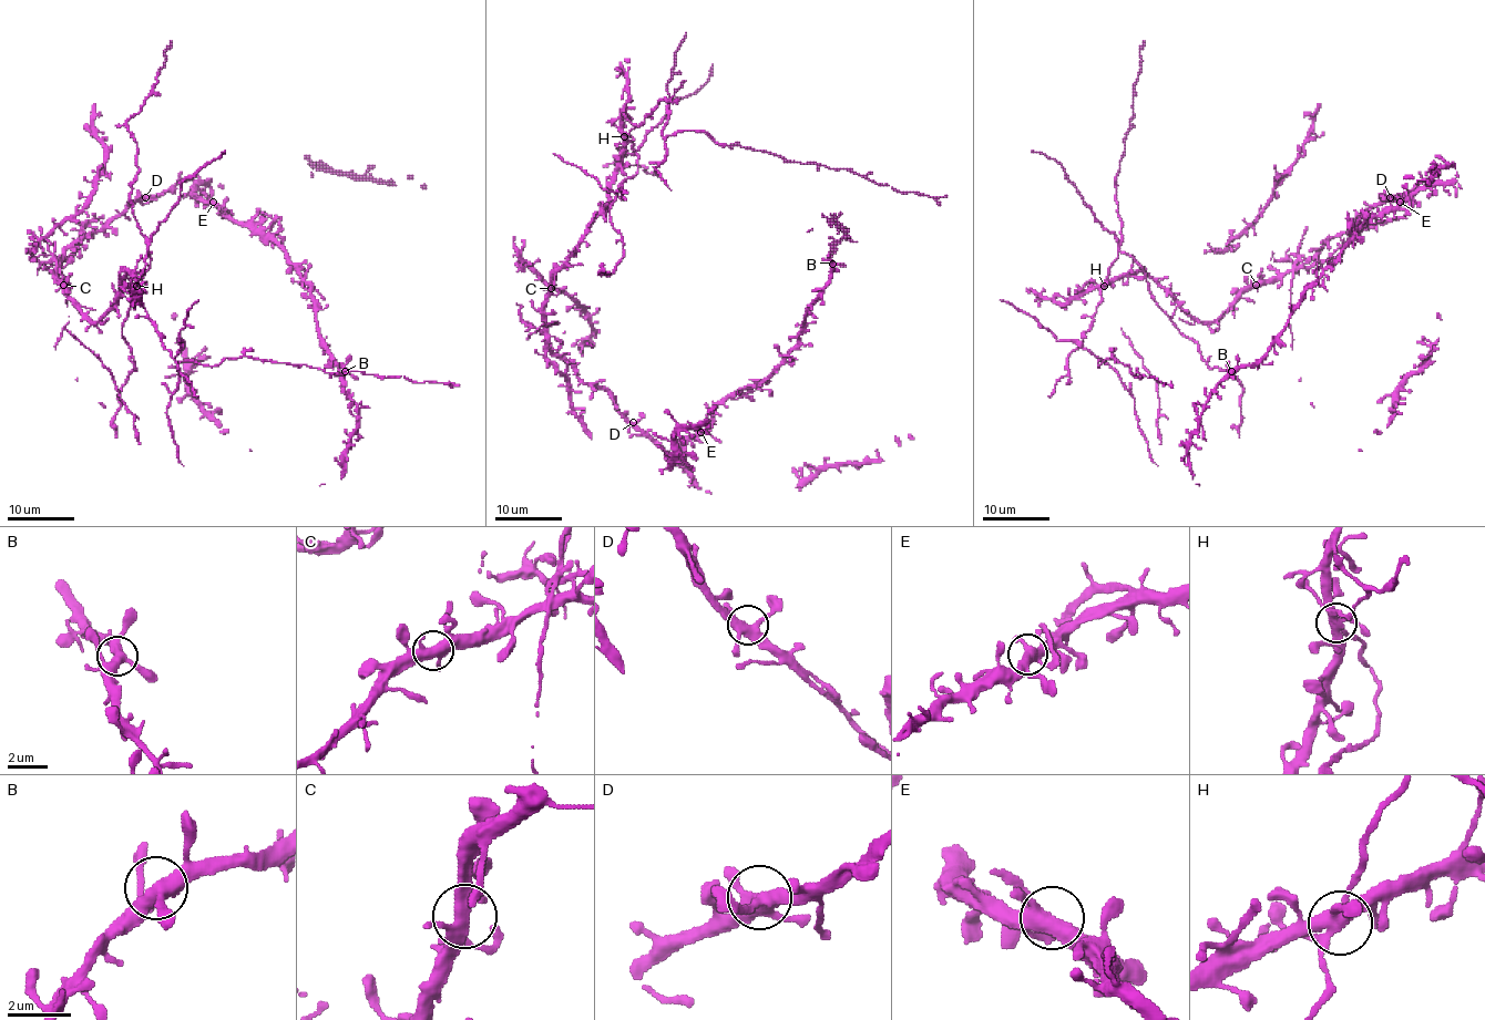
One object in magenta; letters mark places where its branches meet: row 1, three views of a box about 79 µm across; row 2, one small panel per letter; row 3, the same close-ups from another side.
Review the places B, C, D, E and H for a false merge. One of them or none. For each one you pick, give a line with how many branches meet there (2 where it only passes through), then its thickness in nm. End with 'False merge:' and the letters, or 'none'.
H: 5 branches meet; 400 nm thick
False merge: H

